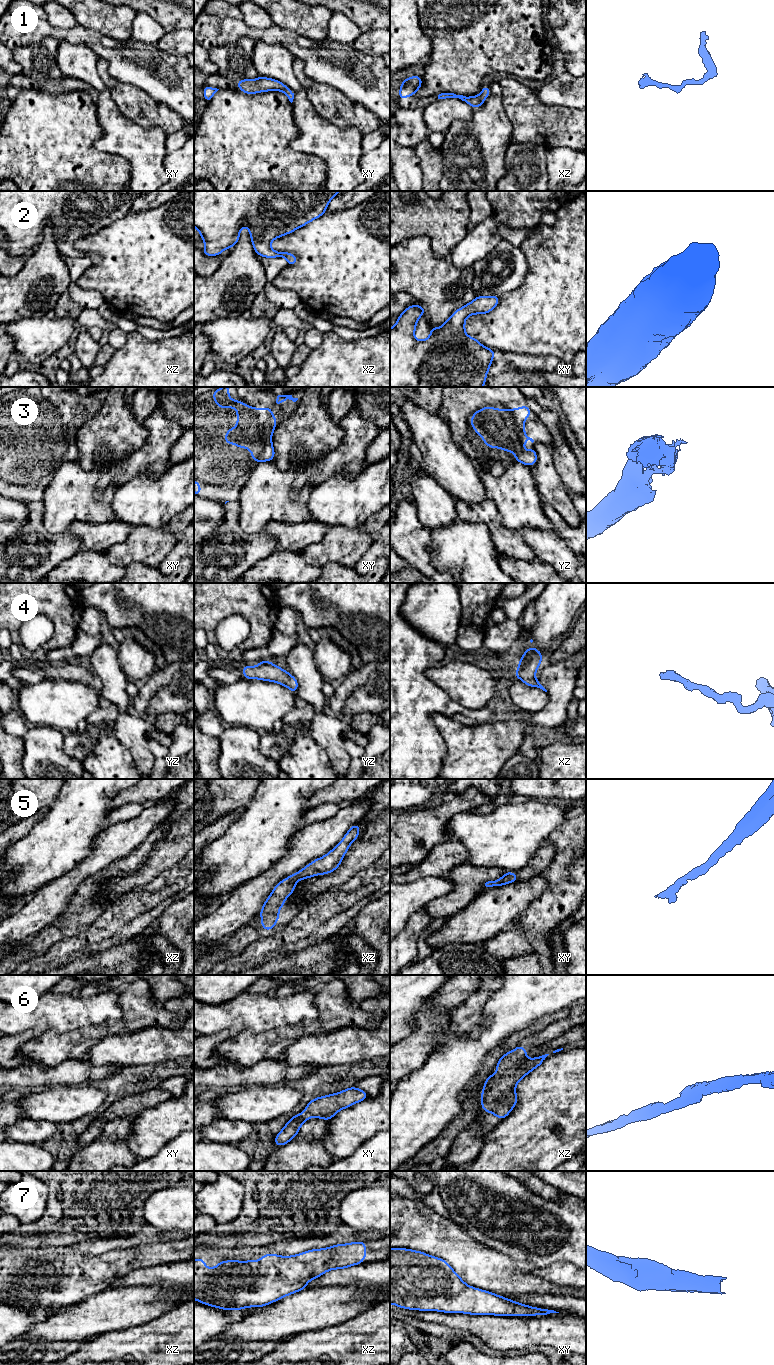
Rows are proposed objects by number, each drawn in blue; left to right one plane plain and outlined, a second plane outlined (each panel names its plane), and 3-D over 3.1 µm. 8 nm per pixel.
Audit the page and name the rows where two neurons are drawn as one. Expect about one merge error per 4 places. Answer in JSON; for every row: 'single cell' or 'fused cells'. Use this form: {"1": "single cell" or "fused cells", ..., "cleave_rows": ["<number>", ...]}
{"1": "single cell", "2": "single cell", "3": "single cell", "4": "single cell", "5": "single cell", "6": "single cell", "7": "single cell", "cleave_rows": []}

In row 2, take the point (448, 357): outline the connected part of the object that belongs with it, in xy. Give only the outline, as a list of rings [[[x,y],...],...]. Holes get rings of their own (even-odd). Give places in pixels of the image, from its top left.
[[[476,296],[476,298],[456,310],[439,328],[430,328],[431,334],[426,340],[414,337],[416,323],[425,313],[424,306],[410,305],[401,313],[397,323],[390,329],[390,387],[483,387],[490,369],[495,351],[478,342],[474,337],[465,333],[465,320],[473,314],[488,314],[499,303],[500,297]]]

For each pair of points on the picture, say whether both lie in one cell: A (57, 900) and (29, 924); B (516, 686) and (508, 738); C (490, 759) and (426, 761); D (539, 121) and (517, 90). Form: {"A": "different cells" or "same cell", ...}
{"A": "same cell", "B": "different cells", "C": "different cells", "D": "same cell"}

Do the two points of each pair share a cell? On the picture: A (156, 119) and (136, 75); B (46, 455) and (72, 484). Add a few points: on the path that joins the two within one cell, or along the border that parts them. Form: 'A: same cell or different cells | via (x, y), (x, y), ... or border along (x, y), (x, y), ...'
A: different cells | border along (121, 82), (141, 88), (163, 104)
B: different cells | border along (76, 460), (65, 461), (56, 471), (46, 488)

